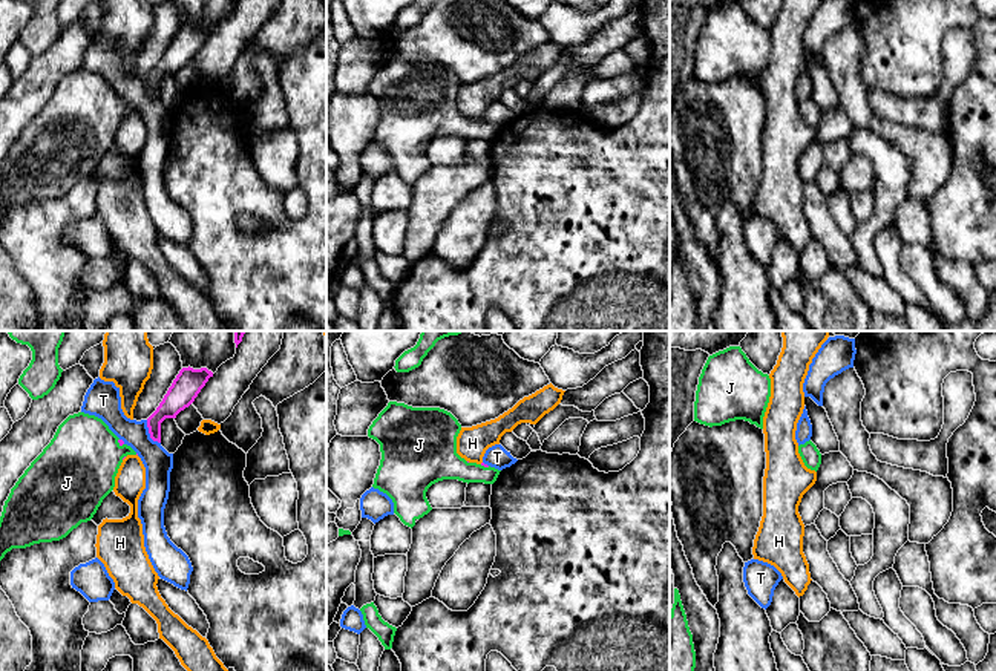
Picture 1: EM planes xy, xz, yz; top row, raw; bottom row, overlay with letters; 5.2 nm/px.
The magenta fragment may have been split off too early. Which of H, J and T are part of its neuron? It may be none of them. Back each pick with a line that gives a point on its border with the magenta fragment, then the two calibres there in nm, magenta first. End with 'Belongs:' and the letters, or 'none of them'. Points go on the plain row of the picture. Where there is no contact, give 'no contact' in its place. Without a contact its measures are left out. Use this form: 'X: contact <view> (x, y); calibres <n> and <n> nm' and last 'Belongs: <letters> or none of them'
J: contact xy (118, 98); calibres 20 and 400 nm
Belongs: J

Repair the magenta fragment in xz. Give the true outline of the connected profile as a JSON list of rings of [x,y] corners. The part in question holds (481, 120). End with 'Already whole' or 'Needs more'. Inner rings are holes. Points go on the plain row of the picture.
[[[389,58],[368,86],[380,101],[374,146],[394,159],[400,178],[414,184],[432,164],[428,146],[443,136],[493,141],[501,127],[467,119],[457,110],[458,77],[440,64],[412,64]]]. Needs more

